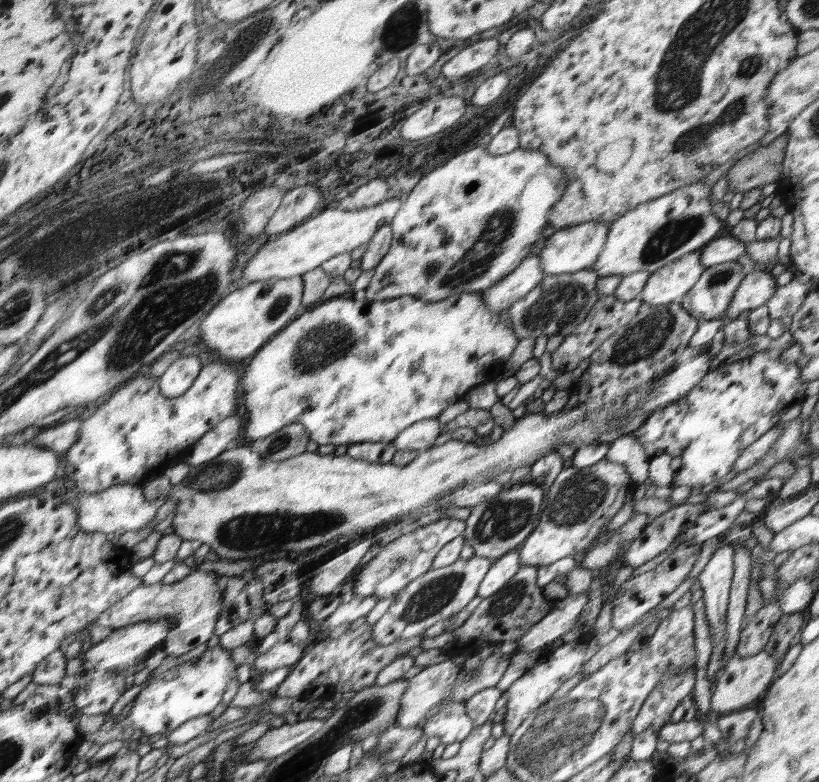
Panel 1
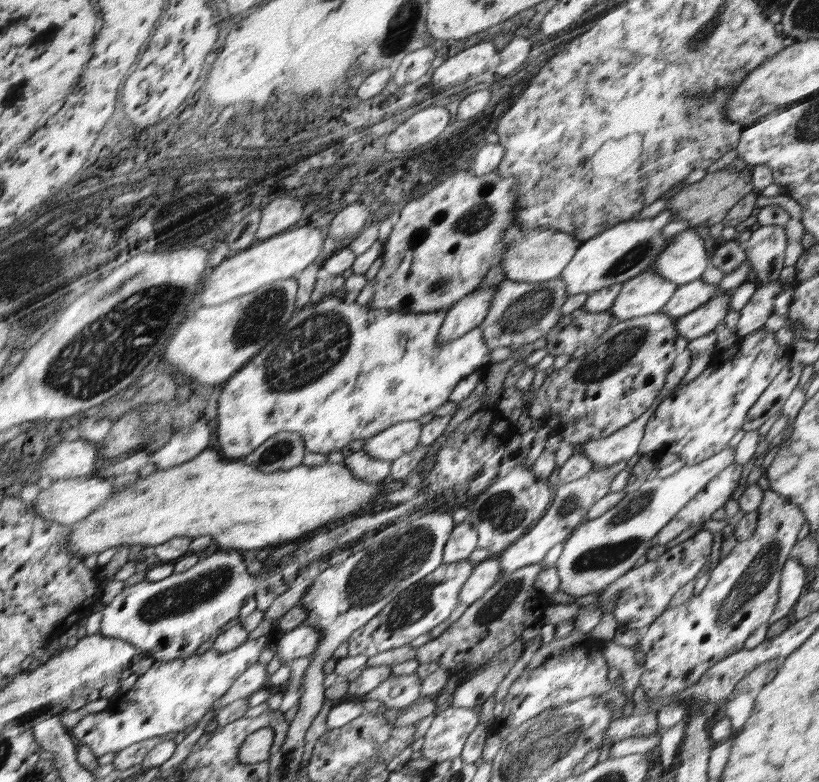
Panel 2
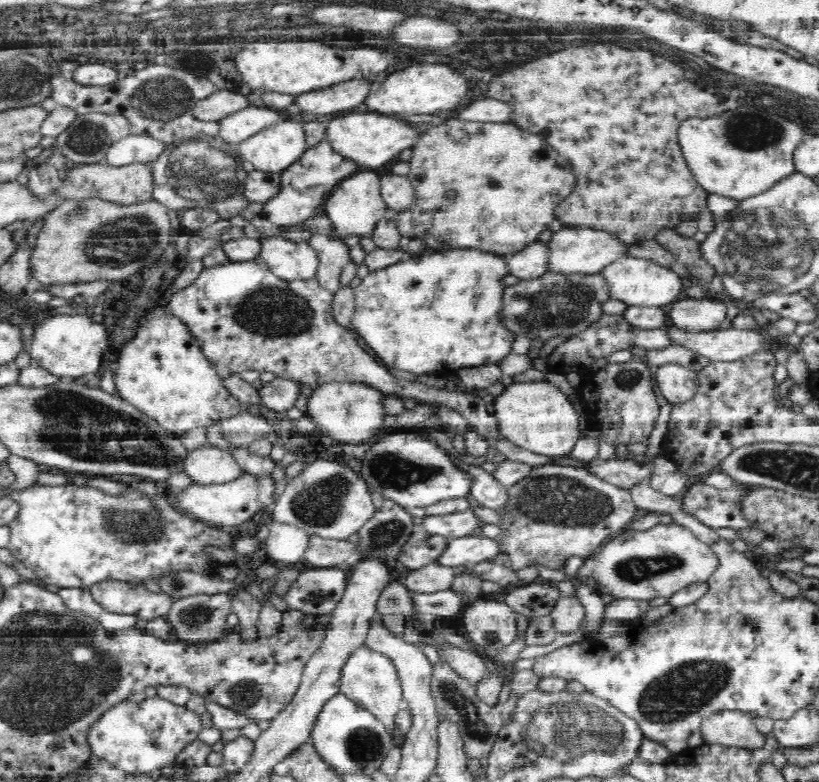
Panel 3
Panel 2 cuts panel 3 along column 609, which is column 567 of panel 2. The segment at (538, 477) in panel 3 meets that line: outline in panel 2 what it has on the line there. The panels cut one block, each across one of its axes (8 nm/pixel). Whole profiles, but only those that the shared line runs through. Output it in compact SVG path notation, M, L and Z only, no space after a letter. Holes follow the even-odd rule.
M626 461L618 462L618 464L613 464L606 468L601 467L598 470L592 469L588 474L578 478L578 480L556 486L553 489L552 502L544 515L537 521L537 524L528 533L518 538L512 546L497 555L503 572L514 572L518 568L526 567L529 564L540 563L544 556L548 554L550 548L554 548L560 542L566 542L572 533L576 532L576 529L586 522L588 510L600 498L604 498L606 494L610 493L612 480L618 476L618 472L622 472L624 466L626 466Z

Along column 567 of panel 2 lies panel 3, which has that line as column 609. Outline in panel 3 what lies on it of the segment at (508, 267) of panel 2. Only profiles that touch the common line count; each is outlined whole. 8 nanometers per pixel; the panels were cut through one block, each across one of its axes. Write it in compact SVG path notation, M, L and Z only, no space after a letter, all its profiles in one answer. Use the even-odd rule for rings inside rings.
M564 227L555 232L552 240L546 244L549 249L548 263L550 273L599 275L611 262L622 259L629 246L618 237L603 230L588 227Z

